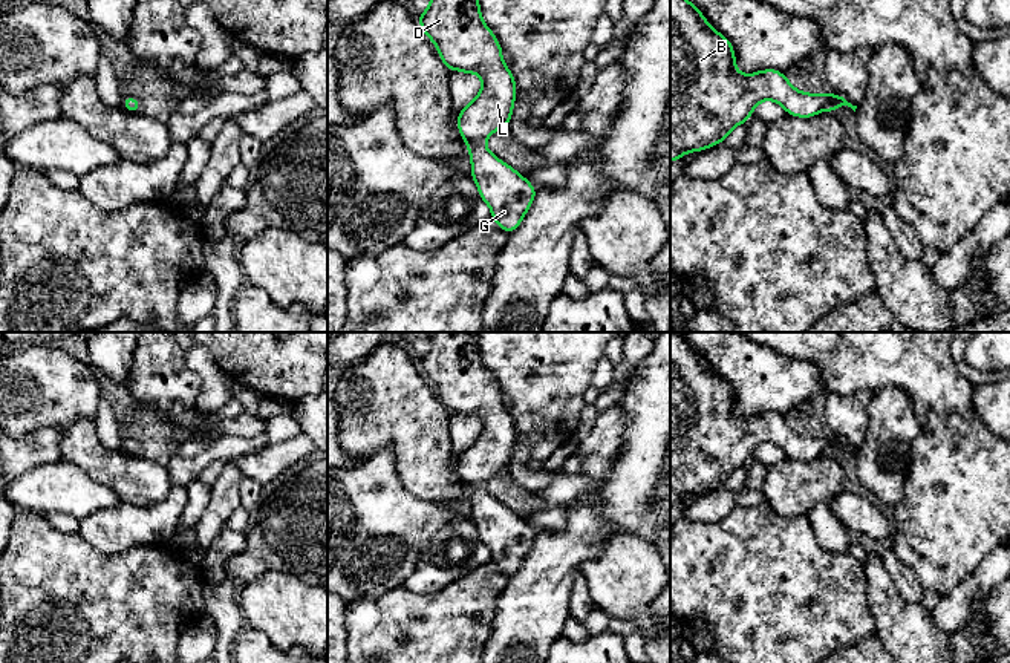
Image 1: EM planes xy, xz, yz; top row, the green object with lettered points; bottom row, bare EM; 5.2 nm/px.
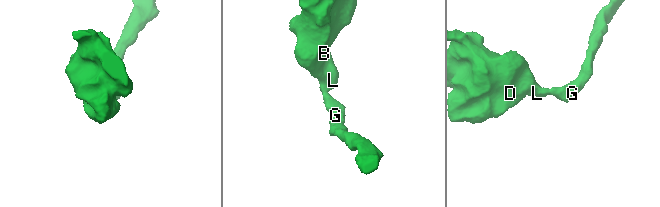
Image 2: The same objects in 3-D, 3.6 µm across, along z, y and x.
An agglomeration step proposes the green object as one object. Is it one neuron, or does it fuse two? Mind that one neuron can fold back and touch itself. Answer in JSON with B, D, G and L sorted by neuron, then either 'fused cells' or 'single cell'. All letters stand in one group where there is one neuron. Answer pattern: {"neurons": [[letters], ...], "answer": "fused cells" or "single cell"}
{"neurons": [["B", "D", "G", "L"]], "answer": "single cell"}

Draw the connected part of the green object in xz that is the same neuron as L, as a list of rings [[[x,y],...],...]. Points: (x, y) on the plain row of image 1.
[[[432,332],[428,351],[416,361],[422,375],[436,387],[448,415],[461,413],[482,421],[481,435],[458,456],[458,475],[467,485],[471,501],[470,519],[477,528],[479,541],[491,551],[491,562],[511,577],[533,548],[537,533],[523,518],[494,499],[484,485],[496,473],[510,469],[516,423],[503,406],[500,386],[482,363],[477,338],[479,332]]]

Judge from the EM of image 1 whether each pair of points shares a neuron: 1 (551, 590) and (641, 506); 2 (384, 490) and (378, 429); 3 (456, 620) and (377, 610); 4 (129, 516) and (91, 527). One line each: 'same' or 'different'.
1: same
2: different
3: same
4: same

